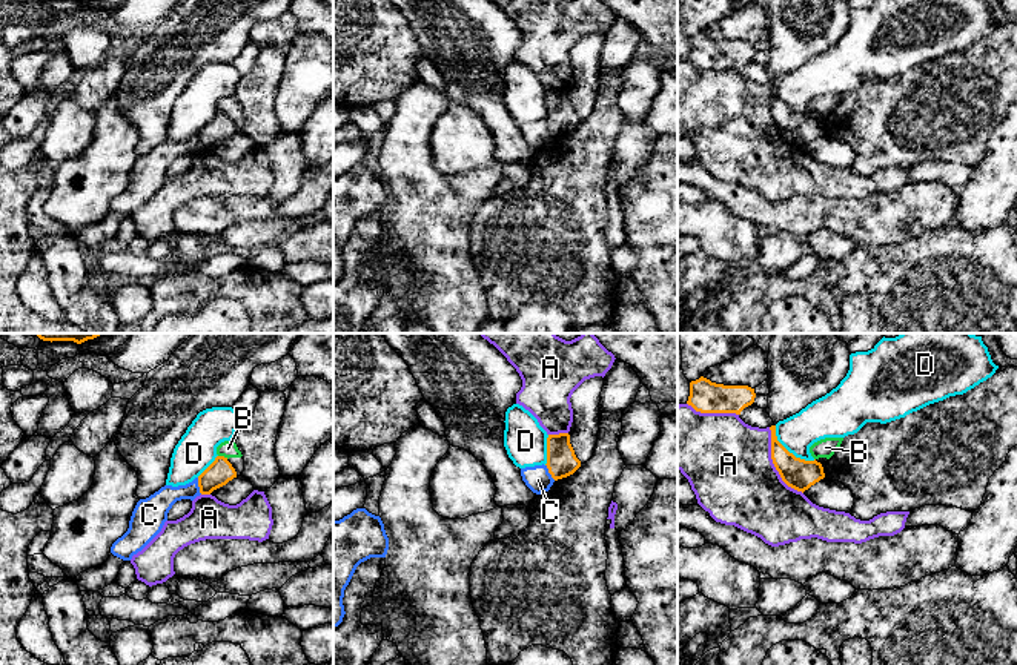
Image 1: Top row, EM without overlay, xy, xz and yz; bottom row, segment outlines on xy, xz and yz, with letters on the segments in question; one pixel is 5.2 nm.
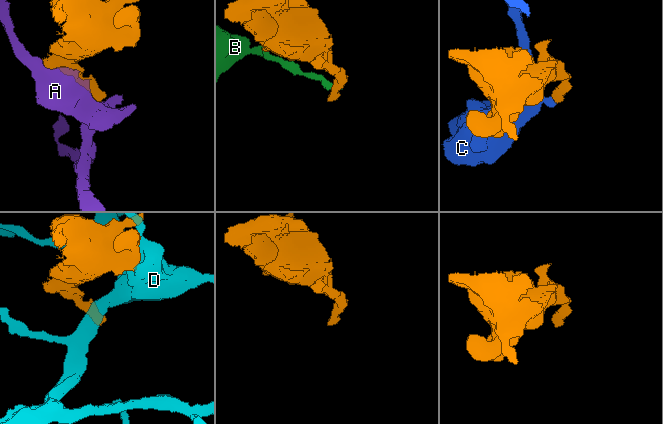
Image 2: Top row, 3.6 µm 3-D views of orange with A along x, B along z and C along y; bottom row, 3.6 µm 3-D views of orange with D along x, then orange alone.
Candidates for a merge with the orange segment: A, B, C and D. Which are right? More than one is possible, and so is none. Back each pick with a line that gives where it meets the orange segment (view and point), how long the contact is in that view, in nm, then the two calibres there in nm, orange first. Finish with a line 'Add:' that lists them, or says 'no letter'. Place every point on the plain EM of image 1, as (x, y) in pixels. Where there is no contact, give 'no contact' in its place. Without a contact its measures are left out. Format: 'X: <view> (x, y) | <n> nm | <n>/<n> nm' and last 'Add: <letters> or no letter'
Add: no letter

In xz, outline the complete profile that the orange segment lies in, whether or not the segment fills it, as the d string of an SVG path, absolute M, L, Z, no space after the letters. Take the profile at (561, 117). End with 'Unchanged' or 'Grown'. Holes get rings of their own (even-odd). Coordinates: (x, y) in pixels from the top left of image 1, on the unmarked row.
M568 89L548 91L547 94L547 124L555 137L573 131L581 117L570 100Z. Unchanged

